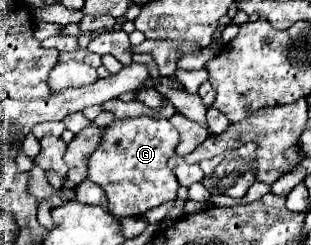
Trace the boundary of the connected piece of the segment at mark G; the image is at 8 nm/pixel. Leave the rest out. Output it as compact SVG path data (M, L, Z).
M135 116L127 120L113 120L105 126L103 140L89 158L89 180L105 190L109 198L109 212L113 216L143 216L149 208L177 198L179 182L167 166L177 144L179 132L175 132L167 118Z

